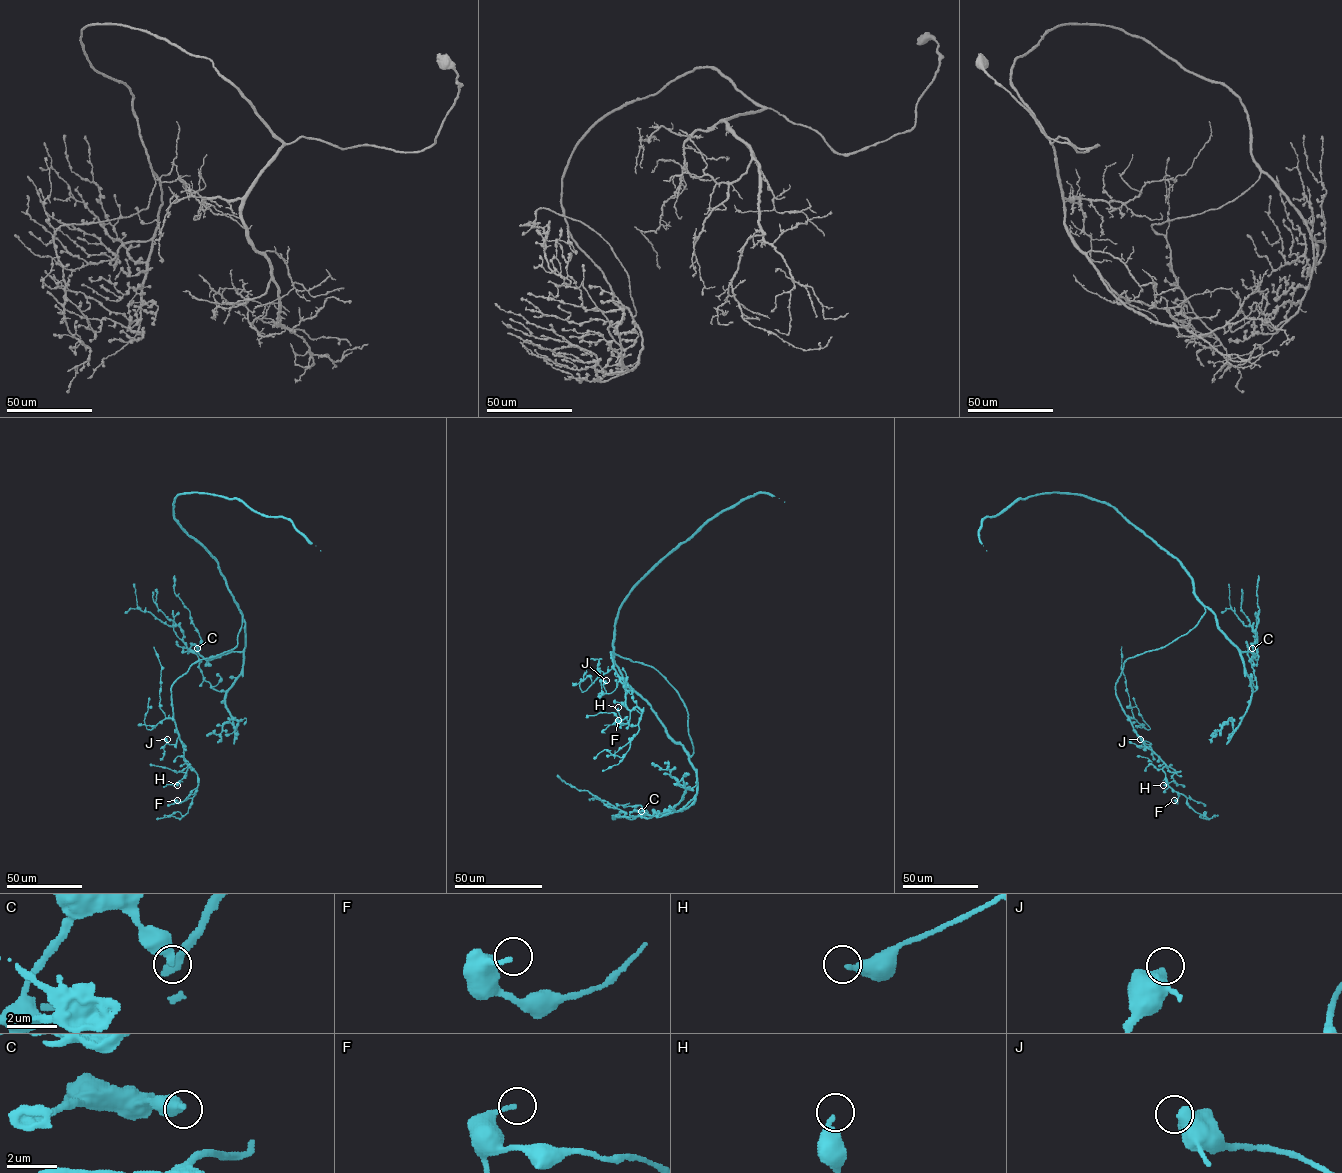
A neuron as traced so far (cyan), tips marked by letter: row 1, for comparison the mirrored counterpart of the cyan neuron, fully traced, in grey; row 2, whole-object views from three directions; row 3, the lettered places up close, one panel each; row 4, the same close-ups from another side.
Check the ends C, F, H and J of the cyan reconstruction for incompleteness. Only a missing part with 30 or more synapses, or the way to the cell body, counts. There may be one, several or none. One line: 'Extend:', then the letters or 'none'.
Extend: none

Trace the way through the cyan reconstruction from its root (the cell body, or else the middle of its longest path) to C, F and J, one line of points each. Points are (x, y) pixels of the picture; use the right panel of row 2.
C: (1200, 600), (1214, 615), (1225, 635), (1257, 660), (1252, 648)
F: (1200, 600), (1199, 622), (1128, 658), (1115, 685), (1136, 734), (1165, 764), (1174, 800)
J: (1200, 600), (1205, 612), (1187, 633), (1124, 662), (1115, 695), (1136, 733), (1151, 744), (1140, 739)

